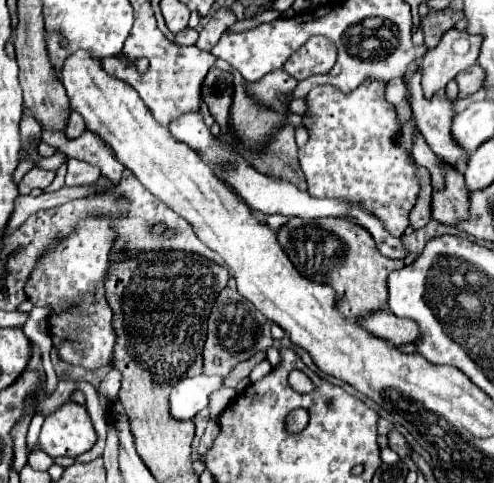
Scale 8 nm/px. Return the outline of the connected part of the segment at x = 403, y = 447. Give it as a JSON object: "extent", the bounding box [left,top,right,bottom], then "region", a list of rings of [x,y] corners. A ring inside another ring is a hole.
{"extent":[388,429,408,457],"region":[[[392,429],[390,433],[388,433],[388,447],[392,449],[392,451],[396,451],[400,457],[408,457],[408,443],[406,443],[406,439],[396,431],[396,429]]]}

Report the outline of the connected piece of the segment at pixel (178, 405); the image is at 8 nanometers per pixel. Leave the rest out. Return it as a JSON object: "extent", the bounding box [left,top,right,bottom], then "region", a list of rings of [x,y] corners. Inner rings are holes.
{"extent":[170,375,224,419],"region":[[[208,375],[184,377],[182,381],[178,381],[178,385],[174,385],[170,395],[172,417],[176,419],[196,417],[202,409],[208,407],[210,395],[218,391],[222,383],[224,383],[222,377],[208,377]]]}

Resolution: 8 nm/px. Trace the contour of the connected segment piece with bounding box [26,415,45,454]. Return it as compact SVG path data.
M34 415L26 436L26 449L28 454L35 450L38 438L45 418L42 415Z

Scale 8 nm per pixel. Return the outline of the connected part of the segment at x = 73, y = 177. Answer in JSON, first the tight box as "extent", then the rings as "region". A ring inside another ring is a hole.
{"extent":[66,159,100,185],"region":[[[68,159],[68,173],[66,173],[66,185],[92,185],[98,181],[100,169],[80,161],[80,159]]]}

